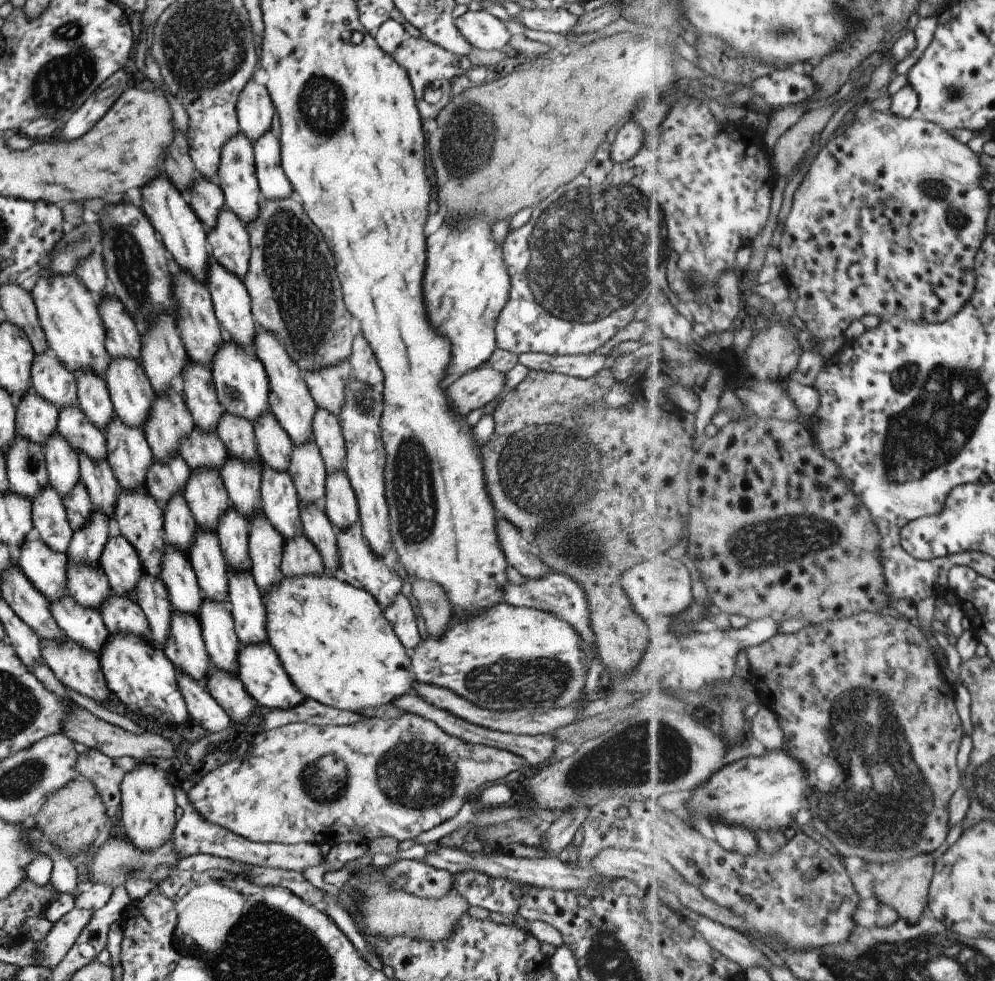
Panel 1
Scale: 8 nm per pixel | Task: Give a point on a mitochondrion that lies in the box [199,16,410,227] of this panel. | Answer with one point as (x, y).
(322, 109)

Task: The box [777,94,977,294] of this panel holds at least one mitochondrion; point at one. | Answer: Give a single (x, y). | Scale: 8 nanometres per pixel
(936, 191)

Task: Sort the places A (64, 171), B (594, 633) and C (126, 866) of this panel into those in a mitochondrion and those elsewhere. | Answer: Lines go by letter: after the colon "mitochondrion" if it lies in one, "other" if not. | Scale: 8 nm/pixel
A: other
B: other
C: mitochondrion

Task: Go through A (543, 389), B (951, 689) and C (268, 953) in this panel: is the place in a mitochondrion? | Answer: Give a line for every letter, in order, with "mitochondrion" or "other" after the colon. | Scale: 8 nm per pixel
A: other
B: other
C: mitochondrion

